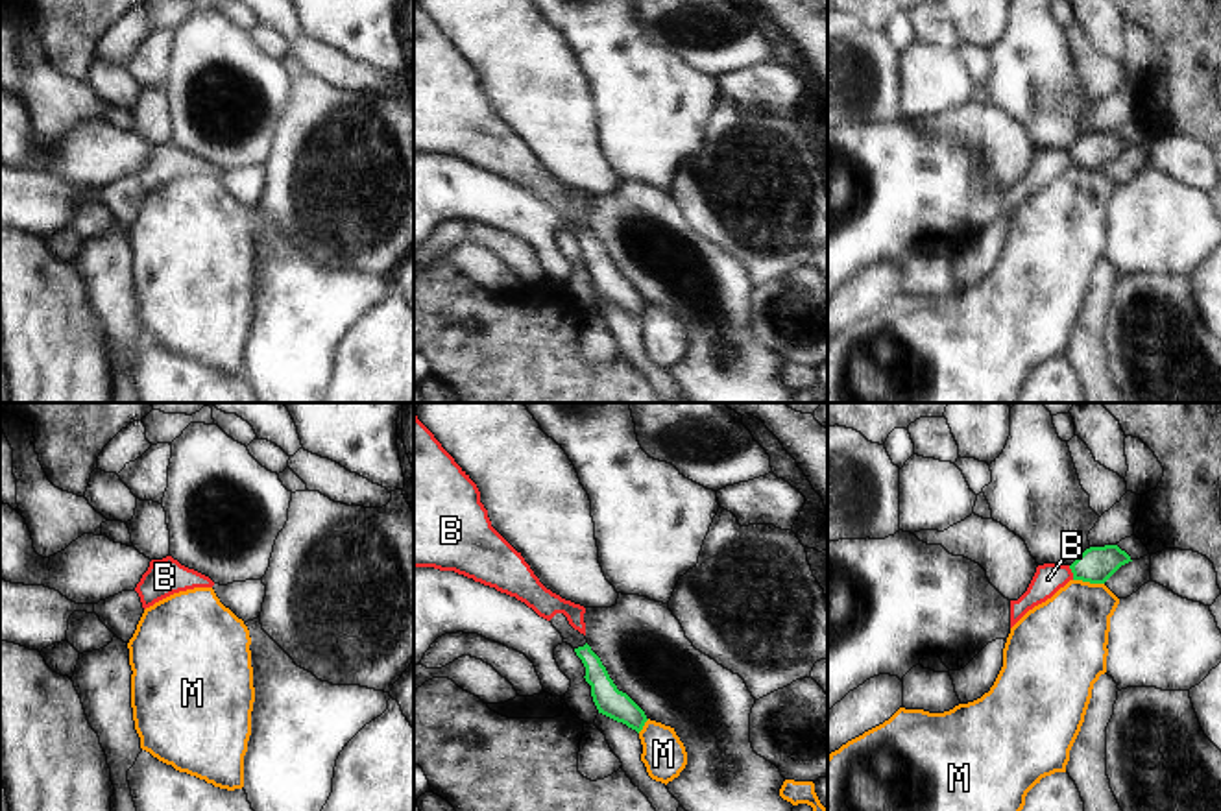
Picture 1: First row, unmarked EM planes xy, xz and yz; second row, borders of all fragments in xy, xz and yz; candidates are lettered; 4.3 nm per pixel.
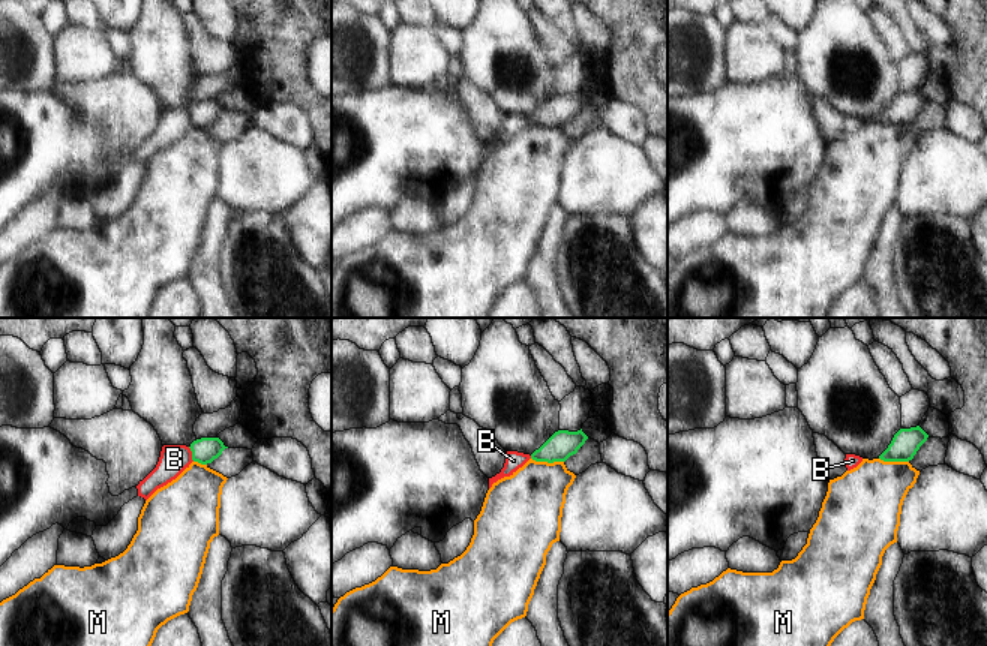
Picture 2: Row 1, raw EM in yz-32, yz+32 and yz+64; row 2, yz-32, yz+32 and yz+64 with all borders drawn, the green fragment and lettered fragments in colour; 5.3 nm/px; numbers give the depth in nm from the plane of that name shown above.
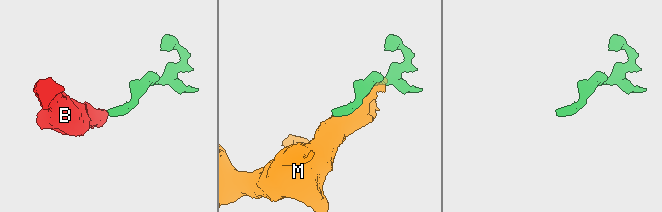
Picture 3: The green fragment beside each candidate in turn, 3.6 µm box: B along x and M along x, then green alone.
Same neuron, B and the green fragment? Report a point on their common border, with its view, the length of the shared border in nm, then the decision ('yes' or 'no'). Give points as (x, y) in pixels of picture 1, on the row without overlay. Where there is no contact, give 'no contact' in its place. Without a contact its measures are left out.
meets green in yz at (1072, 157); contact 70 nm long; no

